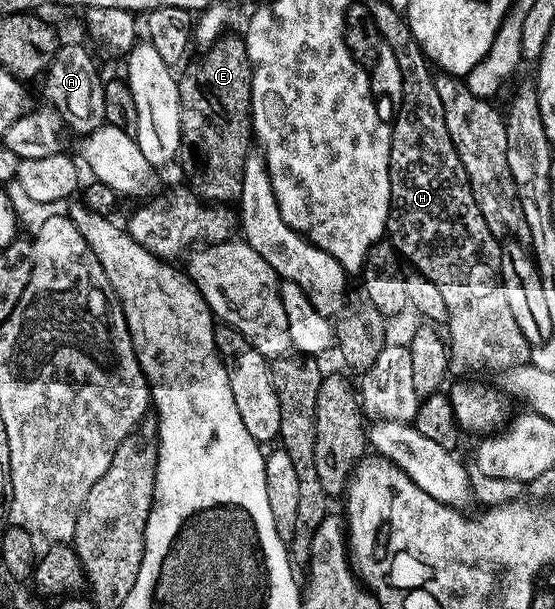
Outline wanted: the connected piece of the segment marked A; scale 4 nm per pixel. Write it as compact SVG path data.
M59 45L44 72L46 78L45 100L64 119L65 125L80 132L79 135L91 134L106 122L104 112L104 78L98 75L98 66L94 58L82 46Z

